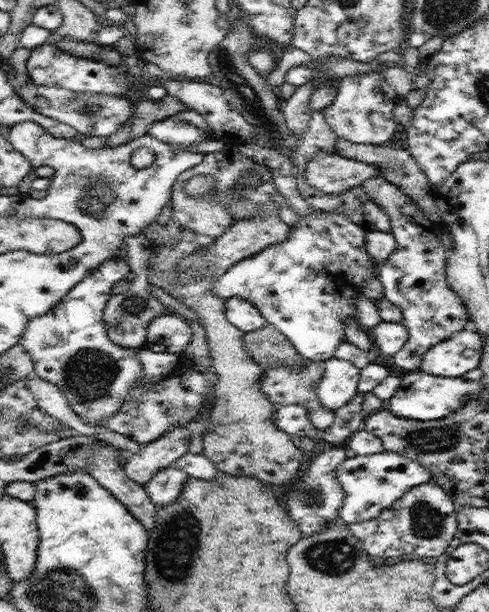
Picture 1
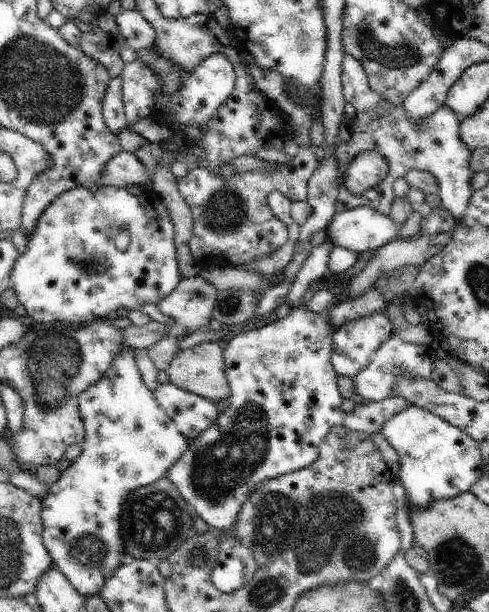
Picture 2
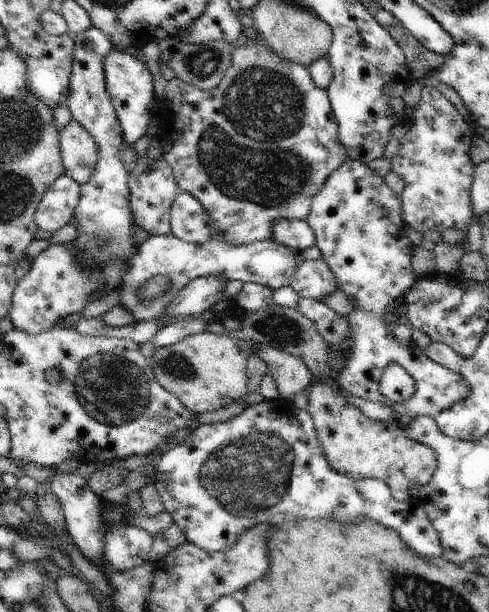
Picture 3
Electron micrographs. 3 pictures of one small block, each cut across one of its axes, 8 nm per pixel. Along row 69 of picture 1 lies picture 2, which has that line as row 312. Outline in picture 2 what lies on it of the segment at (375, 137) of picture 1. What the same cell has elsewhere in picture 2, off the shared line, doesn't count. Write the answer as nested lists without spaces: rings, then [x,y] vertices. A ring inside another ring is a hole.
[[[384,311],[362,316],[358,320],[350,320],[342,324],[334,334],[334,344],[332,344],[331,363],[336,371],[337,376],[346,376],[354,378],[360,374],[366,366],[372,362],[378,348],[388,342],[393,335],[392,322]]]

